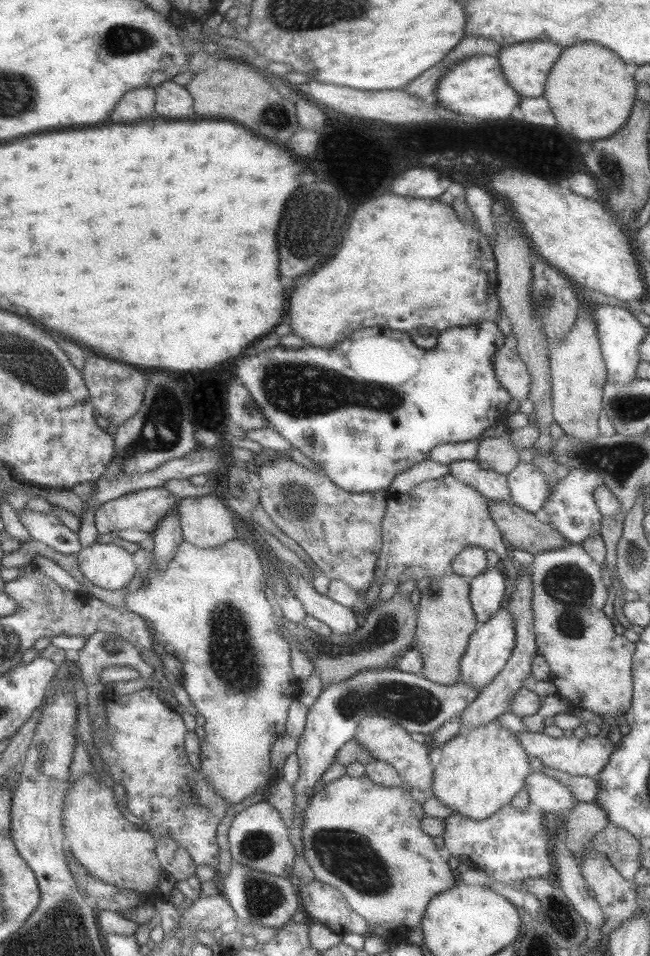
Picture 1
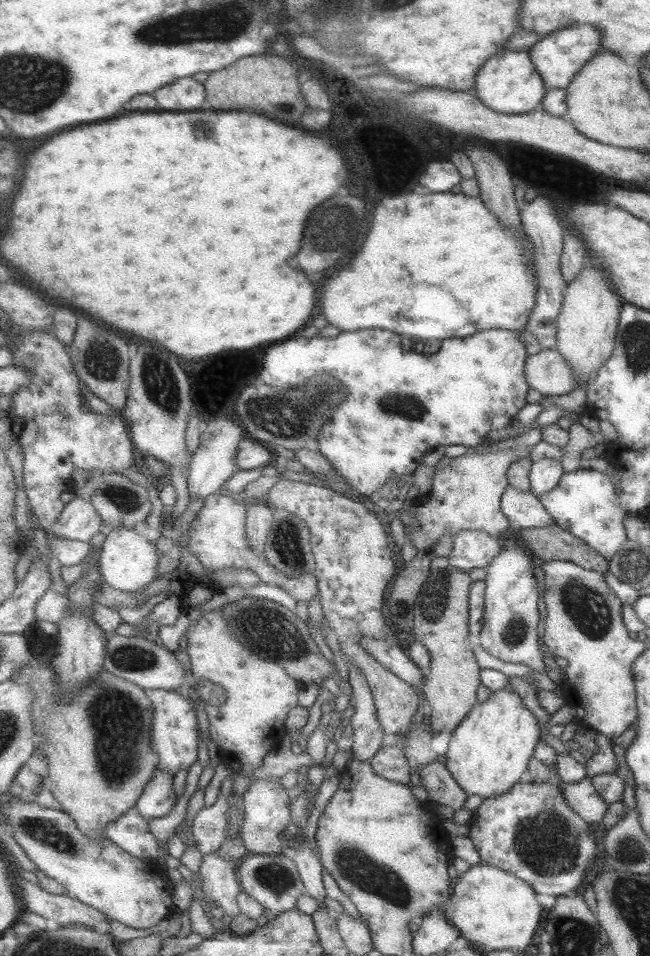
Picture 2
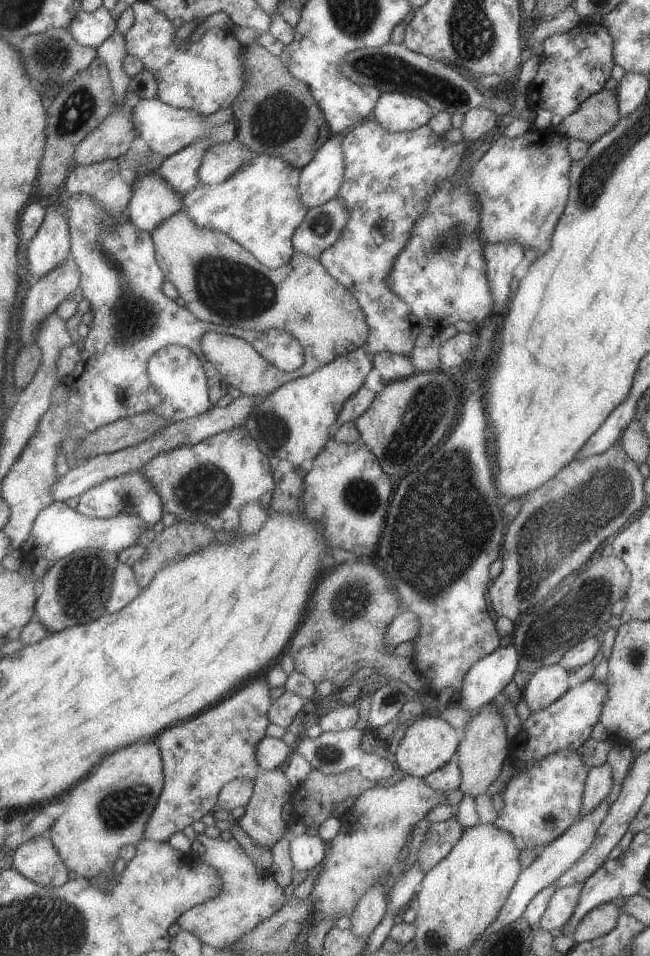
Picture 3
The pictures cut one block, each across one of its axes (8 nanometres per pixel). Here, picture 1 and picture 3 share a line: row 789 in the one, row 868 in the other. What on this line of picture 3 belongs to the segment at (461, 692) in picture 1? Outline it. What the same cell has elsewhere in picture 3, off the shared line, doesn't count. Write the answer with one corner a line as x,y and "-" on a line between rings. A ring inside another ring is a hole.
303,833
292,839
291,852
296,871
310,872
325,860
327,841
319,835

